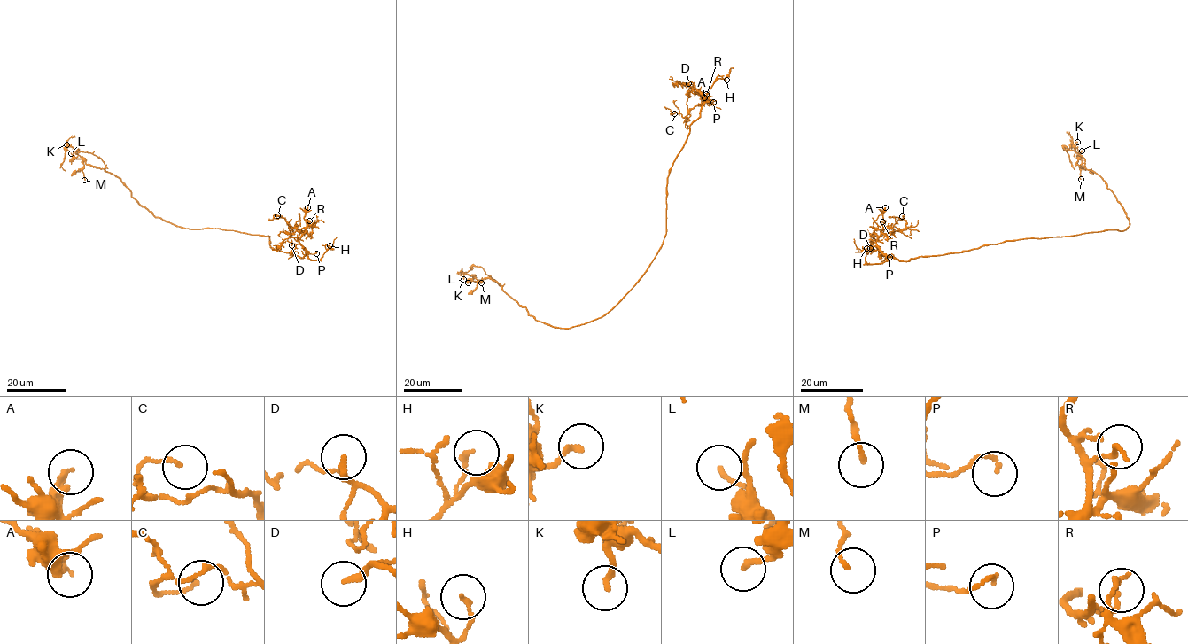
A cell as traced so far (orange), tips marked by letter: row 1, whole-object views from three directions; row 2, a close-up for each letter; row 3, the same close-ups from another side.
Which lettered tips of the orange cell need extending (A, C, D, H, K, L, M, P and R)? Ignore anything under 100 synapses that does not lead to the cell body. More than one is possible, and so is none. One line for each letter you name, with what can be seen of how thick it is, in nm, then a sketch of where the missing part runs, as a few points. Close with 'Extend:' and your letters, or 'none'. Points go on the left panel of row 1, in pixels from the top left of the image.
Extend: none

